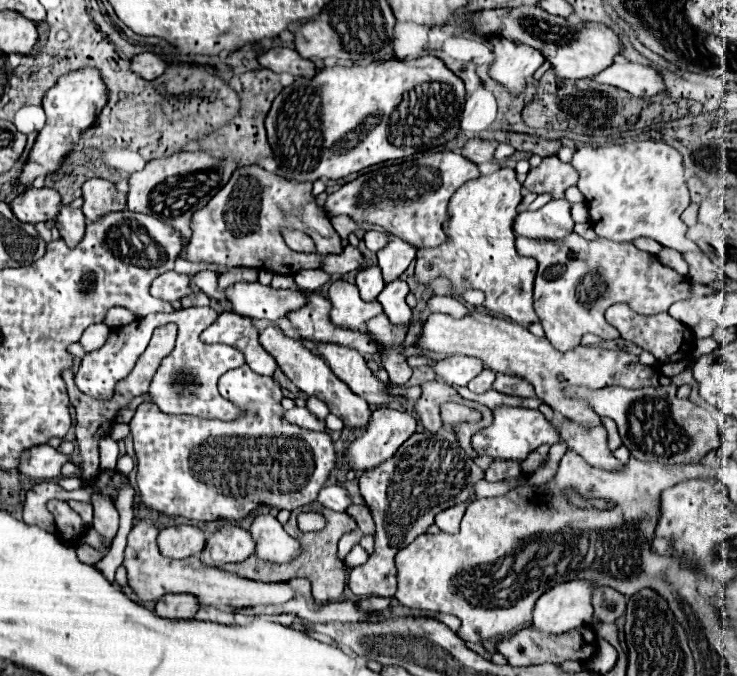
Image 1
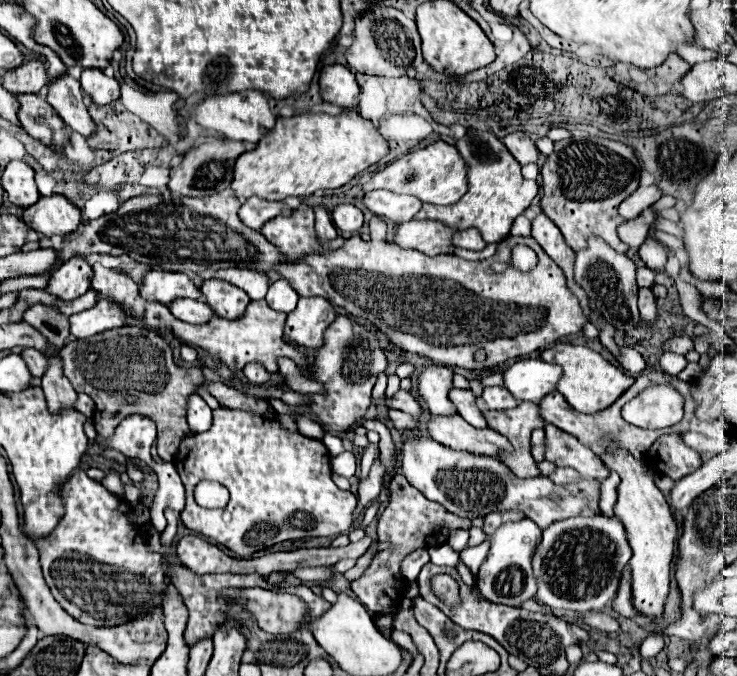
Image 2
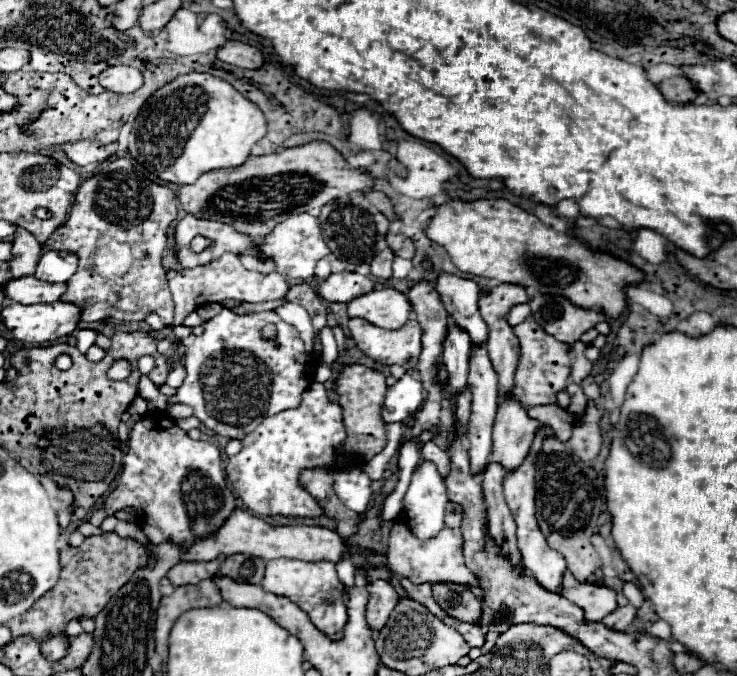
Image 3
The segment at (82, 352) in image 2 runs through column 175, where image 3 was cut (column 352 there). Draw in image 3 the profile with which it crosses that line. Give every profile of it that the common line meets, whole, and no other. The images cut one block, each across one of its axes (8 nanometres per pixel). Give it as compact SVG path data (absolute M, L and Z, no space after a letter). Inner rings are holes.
M348 364L342 366L336 380L334 380L334 392L338 394L338 404L342 406L344 416L344 430L346 440L341 445L345 453L370 460L374 454L378 454L386 446L386 422L380 418L380 406L386 396L386 378L384 374L364 366L364 364Z

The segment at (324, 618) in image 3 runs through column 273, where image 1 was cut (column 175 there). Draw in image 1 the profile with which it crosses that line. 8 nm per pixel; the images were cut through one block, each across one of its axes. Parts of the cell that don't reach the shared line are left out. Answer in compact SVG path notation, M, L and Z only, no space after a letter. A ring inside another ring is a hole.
M140 520L130 536L124 552L124 566L128 570L128 584L140 596L142 602L158 600L164 594L194 594L202 604L210 604L214 608L244 608L244 606L260 606L260 604L282 604L292 598L292 590L286 582L280 584L264 584L240 578L236 574L226 574L218 568L206 568L198 558L172 560L164 558L156 546L156 524L152 520Z

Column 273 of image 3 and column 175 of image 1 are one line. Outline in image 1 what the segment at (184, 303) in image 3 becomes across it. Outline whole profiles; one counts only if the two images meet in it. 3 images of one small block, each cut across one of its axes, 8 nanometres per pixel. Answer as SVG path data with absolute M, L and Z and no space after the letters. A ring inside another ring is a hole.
M166 272L162 276L158 276L152 286L150 286L150 294L154 298L166 300L166 302L174 302L184 298L186 294L192 294L192 286L190 286L190 276L186 274L176 274L176 272Z

